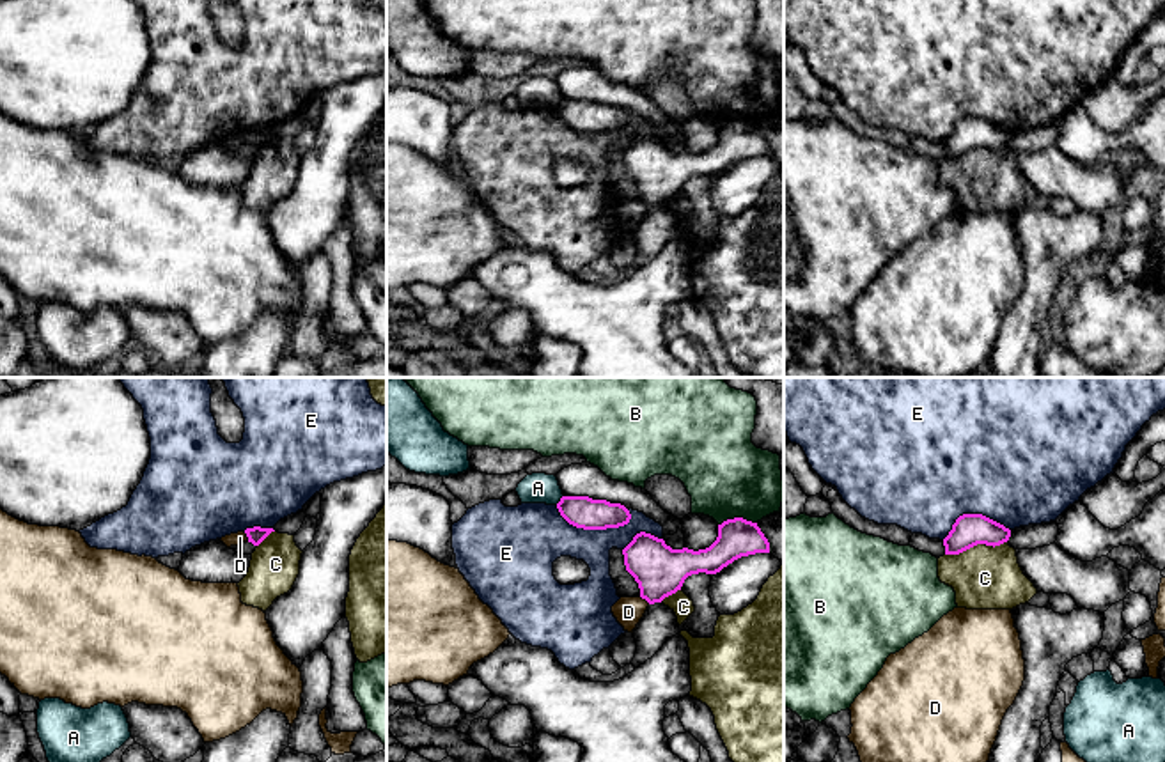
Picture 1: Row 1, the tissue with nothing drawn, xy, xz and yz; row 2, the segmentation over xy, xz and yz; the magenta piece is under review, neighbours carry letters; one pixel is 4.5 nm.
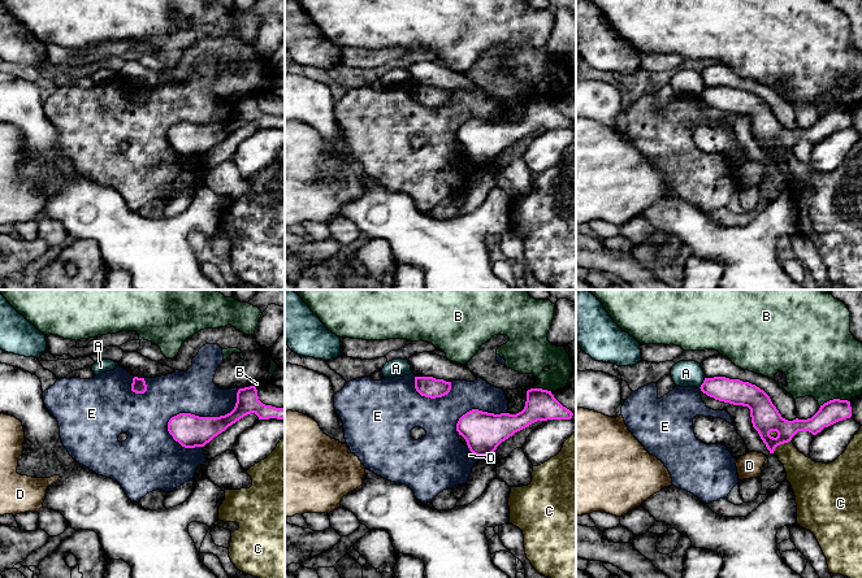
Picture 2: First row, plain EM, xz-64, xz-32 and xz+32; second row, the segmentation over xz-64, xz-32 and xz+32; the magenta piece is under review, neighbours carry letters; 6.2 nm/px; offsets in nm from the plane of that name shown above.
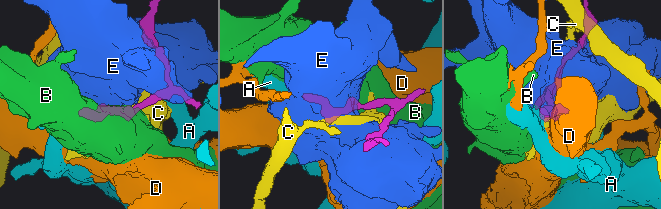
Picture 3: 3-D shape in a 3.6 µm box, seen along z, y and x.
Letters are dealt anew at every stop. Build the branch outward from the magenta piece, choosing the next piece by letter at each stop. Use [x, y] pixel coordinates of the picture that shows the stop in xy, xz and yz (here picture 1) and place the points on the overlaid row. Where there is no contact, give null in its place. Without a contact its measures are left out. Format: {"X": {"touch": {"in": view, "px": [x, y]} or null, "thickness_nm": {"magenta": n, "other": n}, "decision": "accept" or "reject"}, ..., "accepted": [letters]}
{"A": {"touch": {"in": "xz", "px": [561, 500]}, "thickness_nm": {"magenta": 140, "other": 140}, "decision": "reject"}, "B": {"touch": {"in": "xz", "px": [736, 518]}, "thickness_nm": {"magenta": 180, "other": 380}, "decision": "reject"}, "C": {"touch": {"in": "yz", "px": [976, 544]}, "thickness_nm": {"magenta": 150, "other": 280}, "decision": "reject"}, "D": {"touch": {"in": "xy", "px": [247, 536]}, "thickness_nm": {"magenta": 80, "other": 60}, "decision": "reject"}, "E": {"touch": {"in": "xz", "px": [593, 528]}, "thickness_nm": {"magenta": 140, "other": 280}, "decision": "reject"}, "accepted": []}

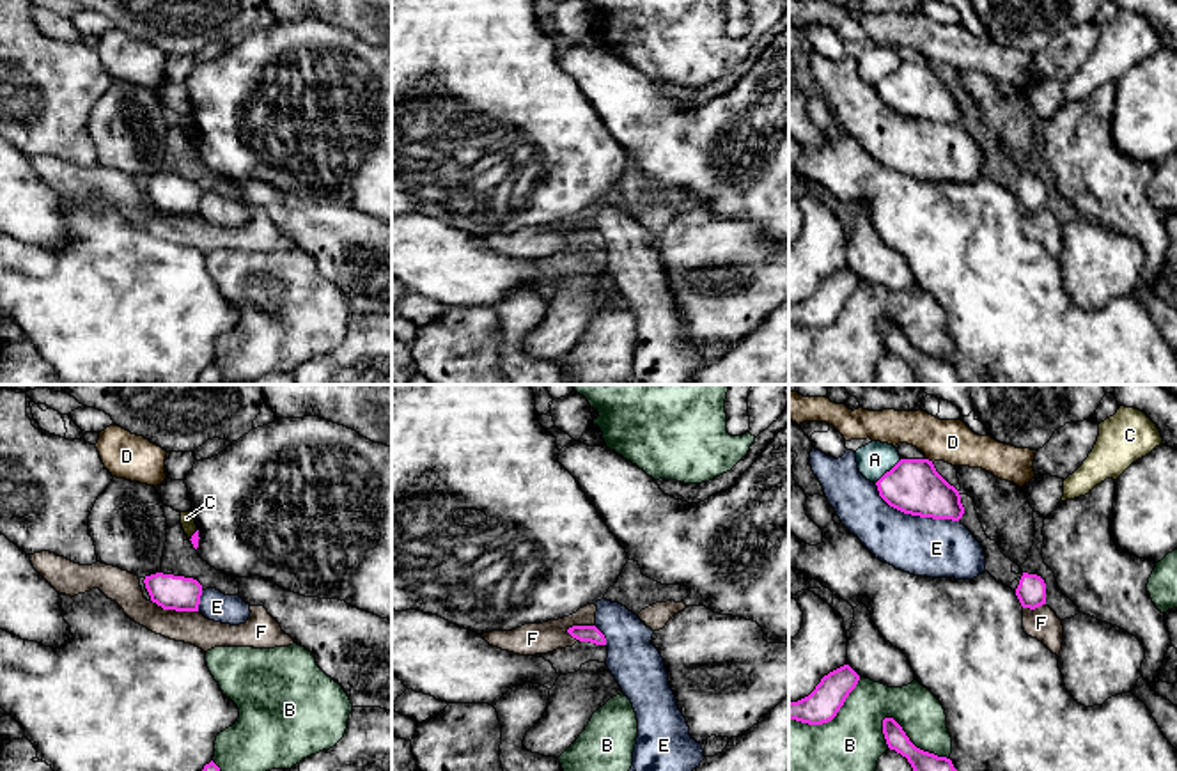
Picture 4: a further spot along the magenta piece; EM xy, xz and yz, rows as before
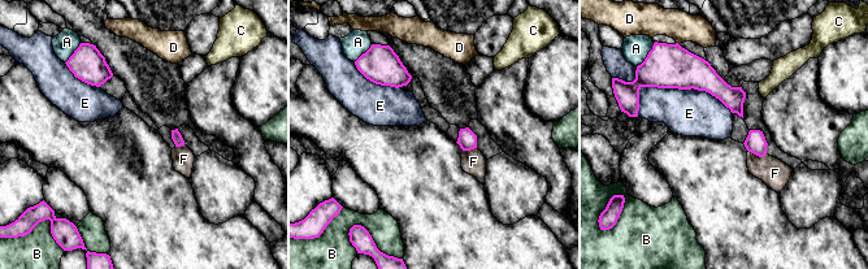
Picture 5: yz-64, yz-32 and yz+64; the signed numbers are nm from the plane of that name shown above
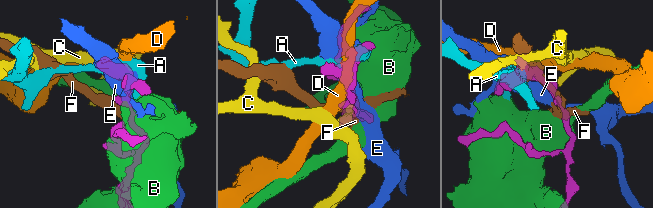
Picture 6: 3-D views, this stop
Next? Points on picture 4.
{"A": {"touch": {"in": "yz", "px": [887, 472]}, "thickness_nm": {"magenta": 260, "other": 160}, "decision": "reject"}, "B": {"touch": {"in": "yz", "px": [911, 743]}, "thickness_nm": {"magenta": 100, "other": 260}, "decision": "reject"}, "C": {"touch": {"in": "xy", "px": [192, 536]}, "thickness_nm": {"magenta": 40, "other": 60}, "decision": "reject"}, "D": {"touch": {"in": "yz", "px": [927, 459]}, "thickness_nm": {"magenta": 260, "other": 190}, "decision": "reject"}, "E": {"touch": {"in": "yz", "px": [913, 514]}, "thickness_nm": {"magenta": 260, "other": 280}, "decision": "reject"}, "F": {"touch": {"in": "xy", "px": [174, 608]}, "thickness_nm": {"magenta": 160, "other": 150}, "decision": "reject"}, "accepted": []}

